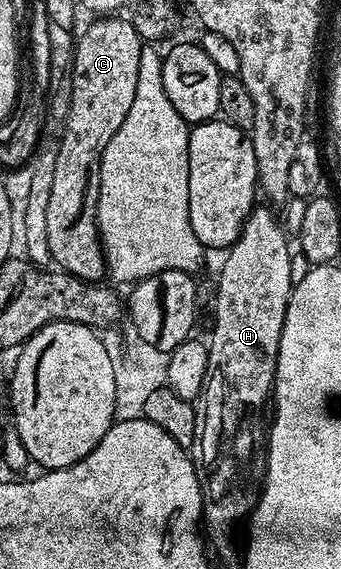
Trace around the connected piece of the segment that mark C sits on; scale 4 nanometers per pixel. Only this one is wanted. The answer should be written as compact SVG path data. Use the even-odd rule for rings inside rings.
M98 18L77 37L74 46L74 76L72 78L72 102L66 112L66 129L60 142L60 154L56 154L56 166L52 170L50 187L44 197L44 225L49 255L54 258L61 271L79 276L81 280L98 282L107 275L106 255L102 253L102 240L98 236L98 195L102 179L100 178L100 162L102 151L108 142L112 142L112 134L120 130L120 122L128 118L128 110L132 110L132 98L136 98L136 78L140 71L140 54L144 41L129 19Z

